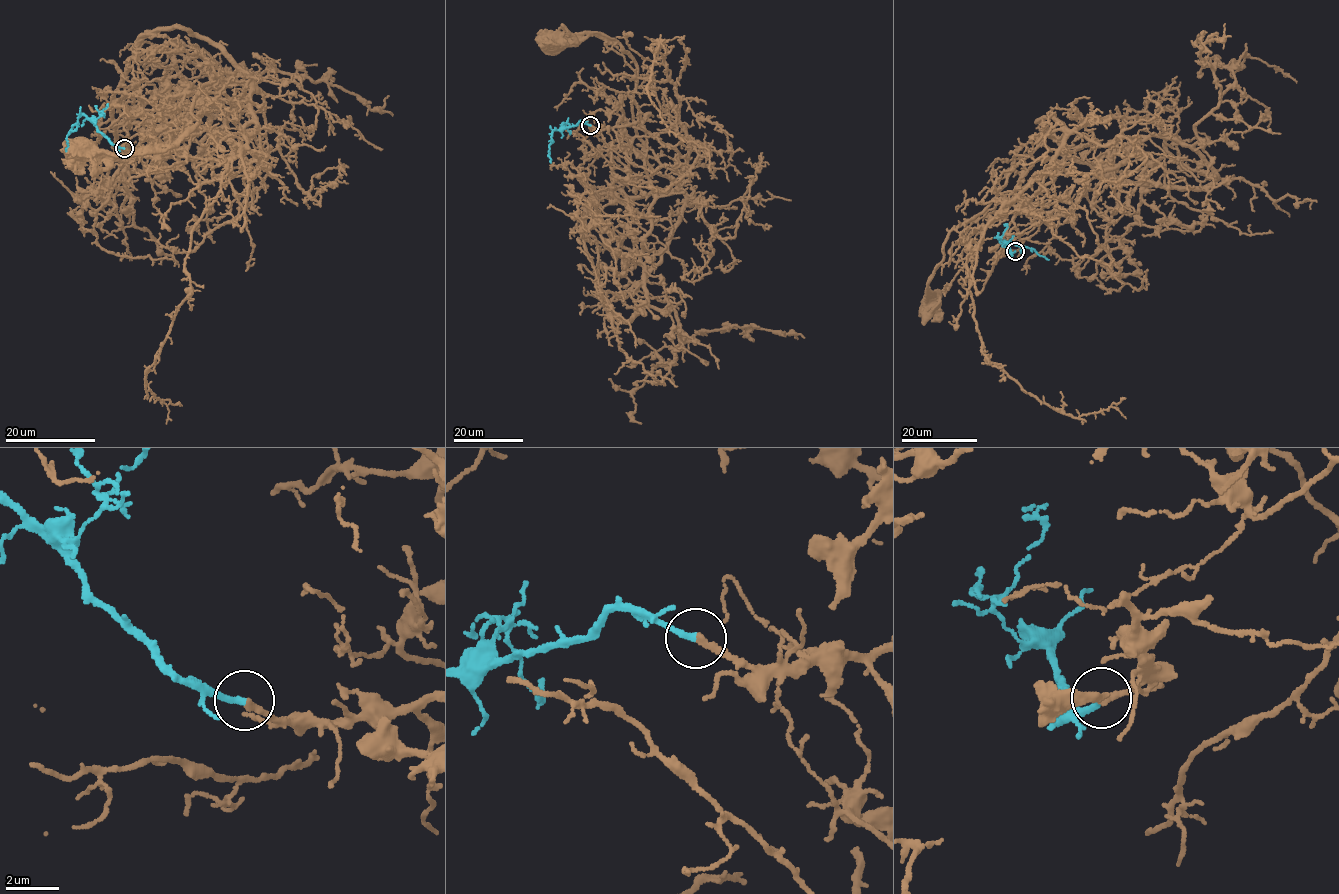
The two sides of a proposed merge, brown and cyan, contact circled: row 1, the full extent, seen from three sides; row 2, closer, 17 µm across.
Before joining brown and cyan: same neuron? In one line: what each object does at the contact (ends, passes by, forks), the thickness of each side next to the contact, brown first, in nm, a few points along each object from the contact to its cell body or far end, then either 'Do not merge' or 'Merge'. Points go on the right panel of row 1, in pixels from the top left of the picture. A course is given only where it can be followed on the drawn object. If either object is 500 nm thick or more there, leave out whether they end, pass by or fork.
At the ring brown ends. At the ring cyan ends. Thickness 280 nm (brown) against 240 nm. Course of brown: (1015, 250), (1013, 218), (1040, 186), (1063, 131), (1047, 134), (992, 202), (949, 233), (928, 279), (930, 301). Course of cyan: (1015, 250), (1009, 253), (1006, 242), (1034, 248), (1048, 260). Merge

